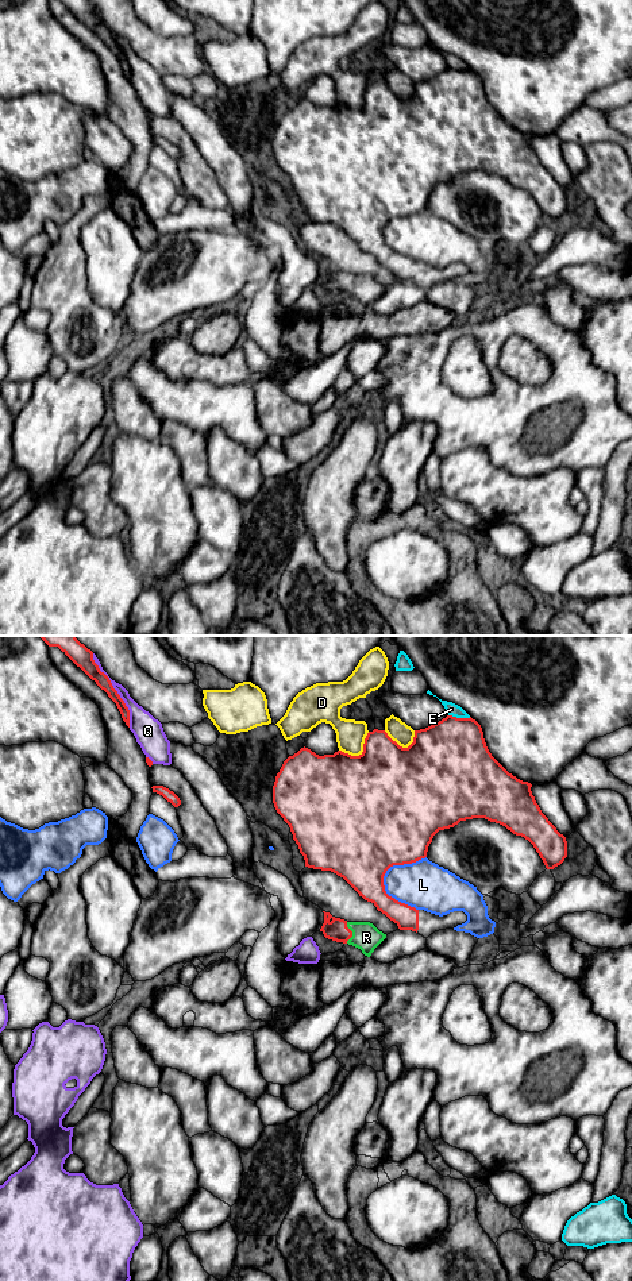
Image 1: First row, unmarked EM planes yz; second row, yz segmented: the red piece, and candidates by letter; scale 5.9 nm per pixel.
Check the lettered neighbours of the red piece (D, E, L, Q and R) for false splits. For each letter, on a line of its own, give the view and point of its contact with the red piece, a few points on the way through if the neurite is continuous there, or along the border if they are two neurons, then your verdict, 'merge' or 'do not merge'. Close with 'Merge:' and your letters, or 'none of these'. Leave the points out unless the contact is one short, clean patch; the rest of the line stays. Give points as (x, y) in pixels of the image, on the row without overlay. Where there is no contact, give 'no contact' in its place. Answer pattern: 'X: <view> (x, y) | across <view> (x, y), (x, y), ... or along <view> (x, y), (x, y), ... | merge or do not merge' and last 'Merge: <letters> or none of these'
D: yz (359, 107) | do not merge
E: yz (459, 70) | do not merge
L: yz (382, 230) | do not merge
Q: yz (115, 42) | do not merge
R: yz (351, 285) | across yz (336, 282), (351, 285), (366, 289) | merge
Merge: R

